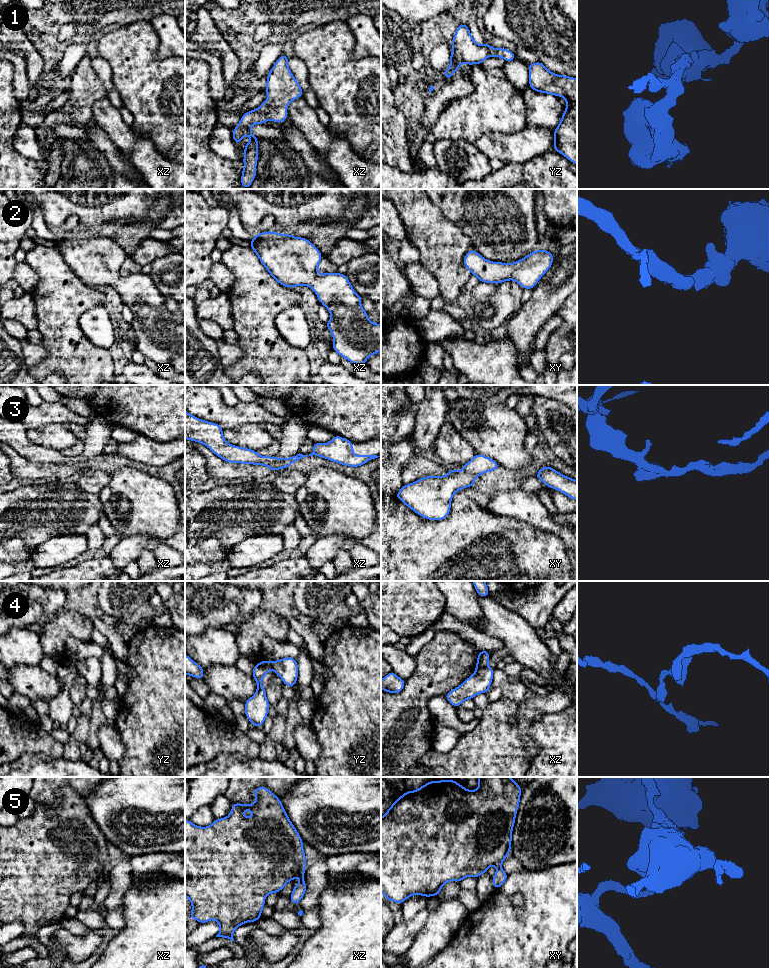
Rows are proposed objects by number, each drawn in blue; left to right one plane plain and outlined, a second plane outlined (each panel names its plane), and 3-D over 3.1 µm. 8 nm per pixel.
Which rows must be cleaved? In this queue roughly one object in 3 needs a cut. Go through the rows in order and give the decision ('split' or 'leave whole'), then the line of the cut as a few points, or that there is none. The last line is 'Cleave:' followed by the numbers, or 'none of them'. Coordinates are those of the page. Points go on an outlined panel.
1: leave whole; no cut
2: leave whole; no cut
3: split; cut in xy along (463, 469), (475, 476)
4: split; cut in xz along (486, 665), (476, 668)
5: split; cut in xz along (305, 867), (298, 876)
Cleave: 3, 4, 5

